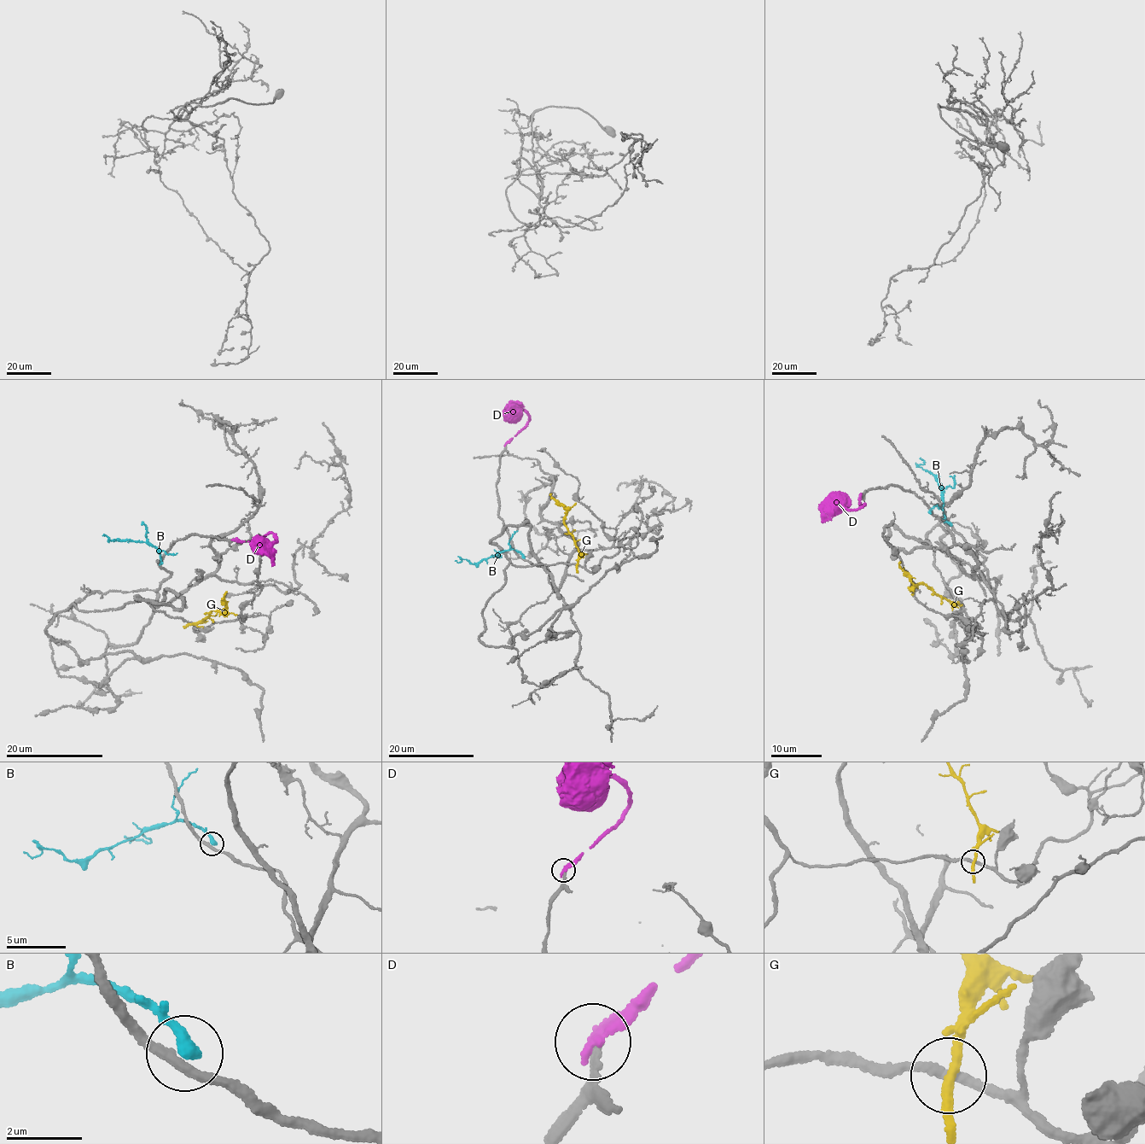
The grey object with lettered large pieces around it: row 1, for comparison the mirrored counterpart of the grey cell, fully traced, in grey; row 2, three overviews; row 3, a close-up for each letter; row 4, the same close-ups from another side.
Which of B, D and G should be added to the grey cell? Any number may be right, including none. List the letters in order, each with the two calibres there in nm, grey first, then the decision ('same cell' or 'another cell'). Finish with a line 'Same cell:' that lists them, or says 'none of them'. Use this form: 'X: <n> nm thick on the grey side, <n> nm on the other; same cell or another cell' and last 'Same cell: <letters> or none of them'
B: 240 nm thick on the grey side, 380 nm on the other; another cell
D: 240 nm thick on the grey side, 360 nm on the other; another cell
G: 220 nm thick on the grey side, 240 nm on the other; another cell
Same cell: none of them

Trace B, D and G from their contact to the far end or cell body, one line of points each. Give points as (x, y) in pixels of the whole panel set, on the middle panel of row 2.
B: (523, 557), (515, 550), (505, 550), (472, 564), (461, 557), (462, 560), (458, 563), (455, 561)
D: (506, 443), (526, 428), (528, 414), (518, 407), (505, 410), (502, 416)
G: (577, 564), (578, 550), (565, 522), (566, 510), (551, 497), (551, 493)

